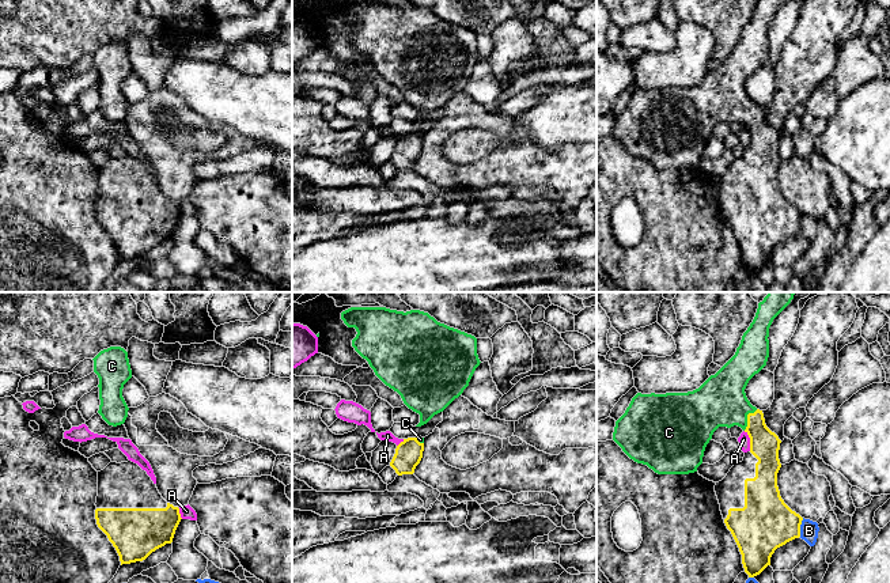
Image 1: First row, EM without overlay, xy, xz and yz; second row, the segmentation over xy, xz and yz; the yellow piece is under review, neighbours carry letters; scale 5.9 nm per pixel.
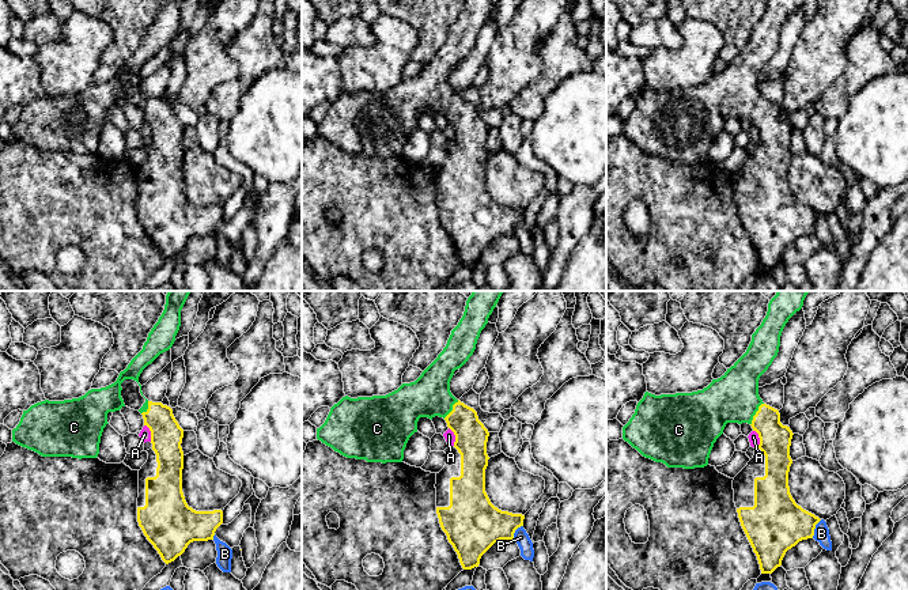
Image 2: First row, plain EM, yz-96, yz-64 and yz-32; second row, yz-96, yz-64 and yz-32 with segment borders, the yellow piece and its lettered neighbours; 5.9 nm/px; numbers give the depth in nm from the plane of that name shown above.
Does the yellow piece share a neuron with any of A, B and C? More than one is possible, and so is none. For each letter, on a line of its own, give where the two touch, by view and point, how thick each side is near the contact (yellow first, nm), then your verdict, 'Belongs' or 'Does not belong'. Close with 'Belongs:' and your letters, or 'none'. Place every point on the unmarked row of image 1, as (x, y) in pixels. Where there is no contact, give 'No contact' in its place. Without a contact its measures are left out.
A: Touches yellow at yz (750, 136). Thickness 180 nm (yellow) against 70 nm. Does not belong
B: Touches yellow at yz (799, 223). Thickness 320 nm (yellow) against 110 nm. Does not belong
C: Touches yellow at yz (748, 113). Thickness 180 nm (yellow) against 300 nm. Belongs
Belongs: C

